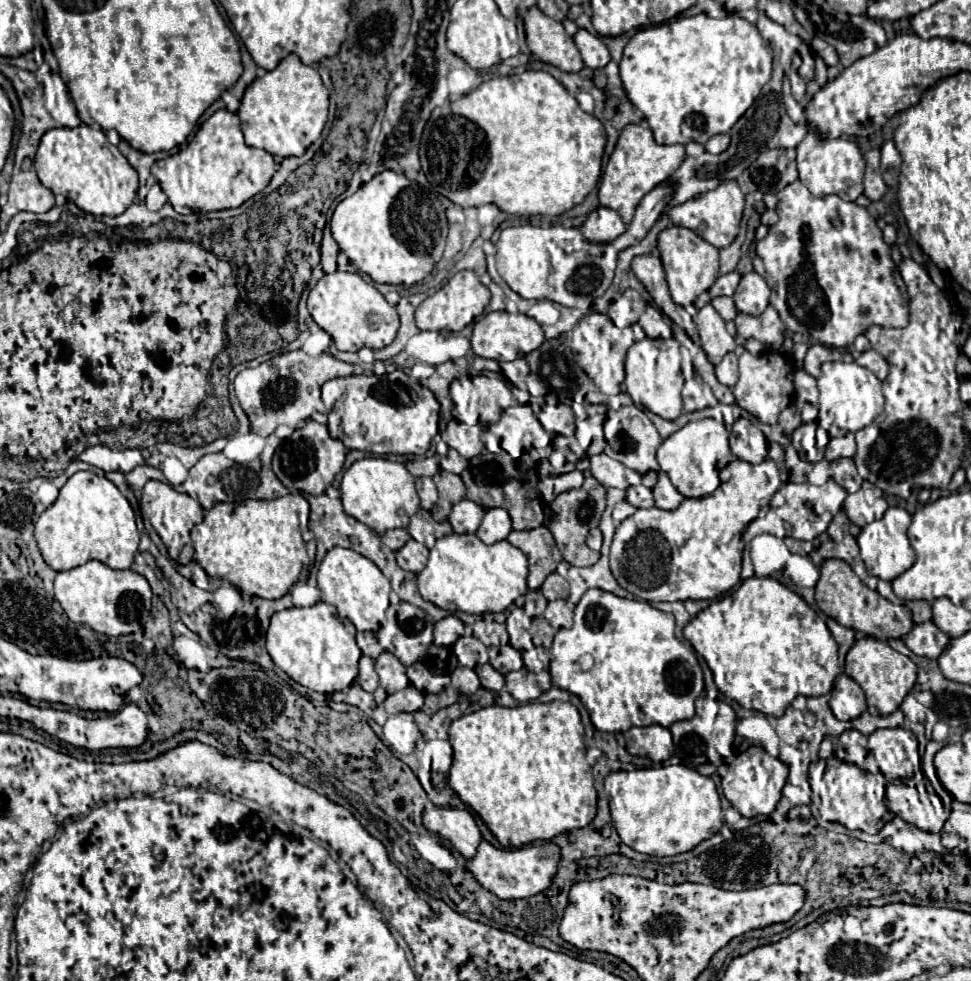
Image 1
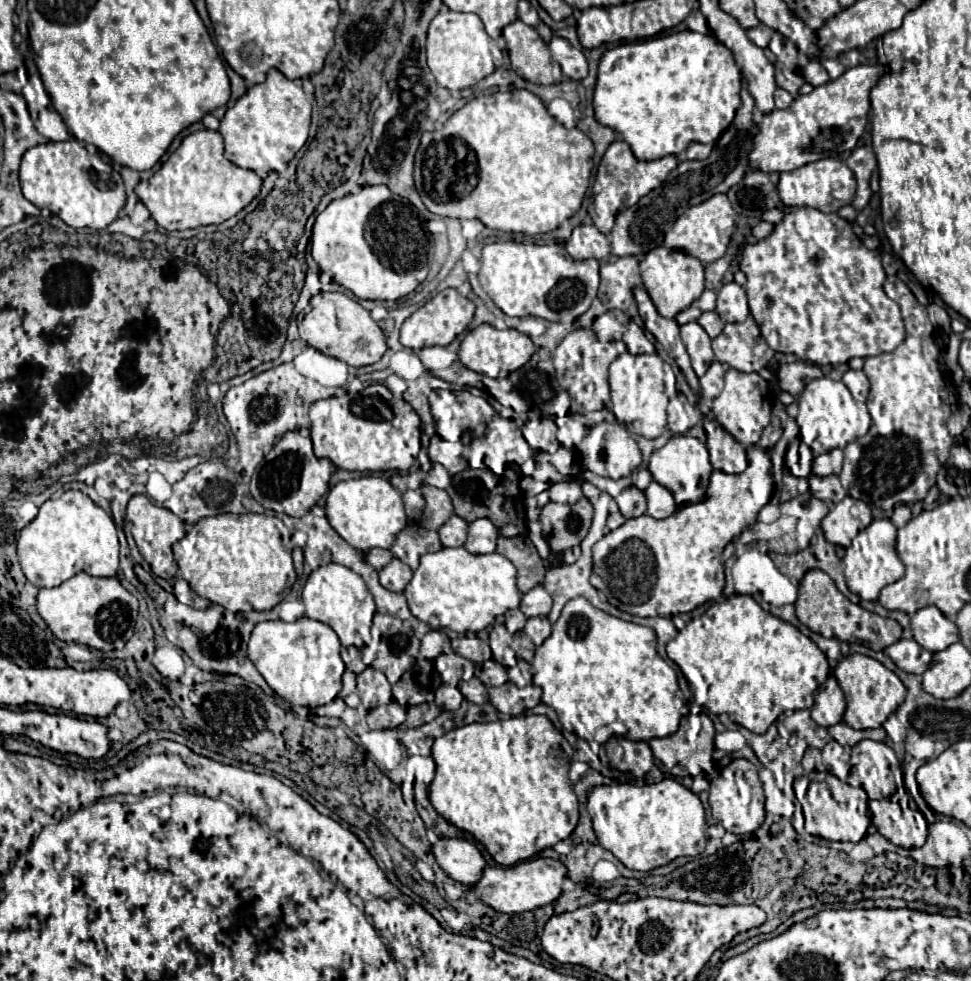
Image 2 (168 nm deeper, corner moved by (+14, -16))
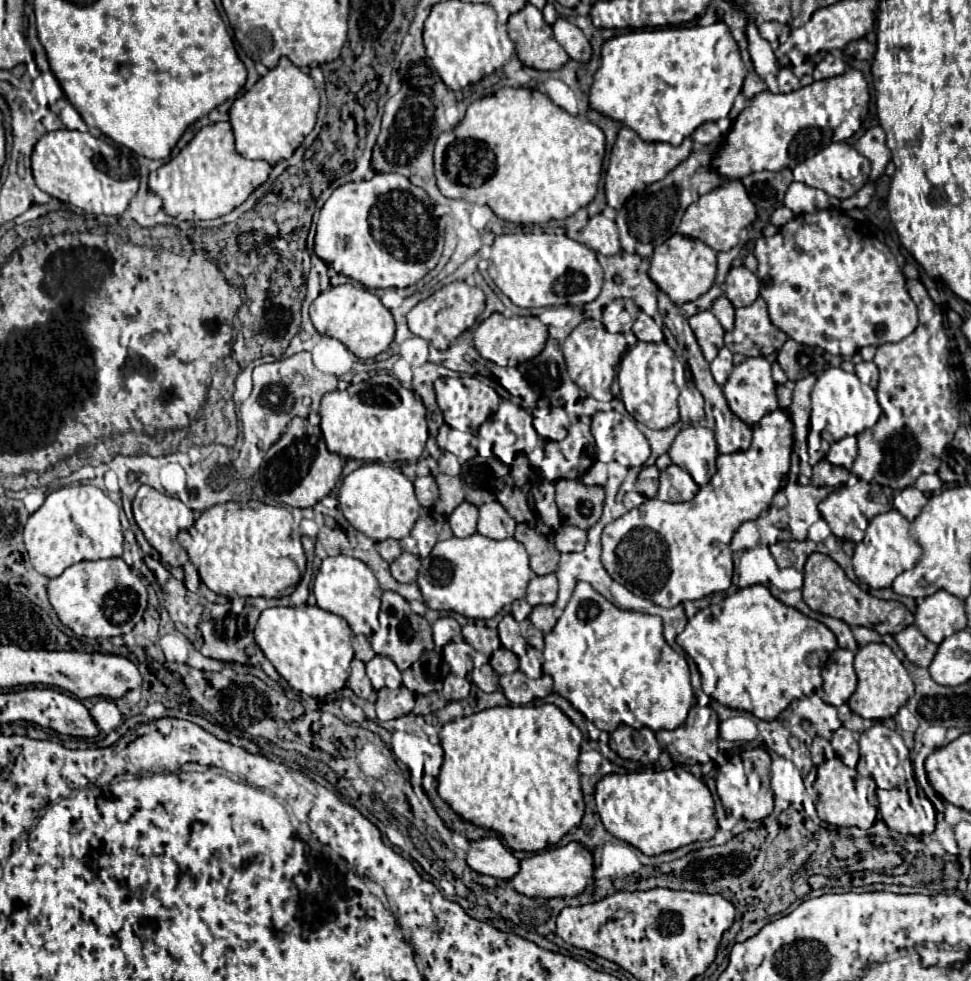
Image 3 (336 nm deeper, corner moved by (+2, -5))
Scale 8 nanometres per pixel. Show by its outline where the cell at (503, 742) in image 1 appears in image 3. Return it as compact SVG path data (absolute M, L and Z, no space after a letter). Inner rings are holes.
M555 705L533 707L491 707L469 717L445 723L441 733L445 761L437 777L437 791L449 807L465 821L497 831L513 851L537 853L561 841L565 833L579 825L585 805L577 771L581 731Z

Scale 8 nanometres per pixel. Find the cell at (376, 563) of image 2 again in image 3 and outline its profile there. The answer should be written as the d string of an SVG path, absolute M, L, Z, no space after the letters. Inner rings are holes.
M385 539L385 541L379 541L379 543L377 543L377 551L379 551L379 555L381 555L387 563L393 563L393 561L401 555L399 541L395 541L395 539Z

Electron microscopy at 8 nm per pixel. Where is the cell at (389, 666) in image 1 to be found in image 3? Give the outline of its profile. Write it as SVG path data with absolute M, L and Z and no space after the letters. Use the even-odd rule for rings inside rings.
M375 655L371 661L365 663L365 671L375 691L379 691L381 687L397 689L401 685L401 671L395 667L395 663L389 657Z

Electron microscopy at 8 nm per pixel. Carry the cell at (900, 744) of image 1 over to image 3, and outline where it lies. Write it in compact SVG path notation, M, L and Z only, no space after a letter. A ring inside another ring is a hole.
M875 723L873 727L869 727L867 731L863 731L859 737L859 751L860 759L856 766L857 771L858 767L866 767L867 771L871 773L871 777L875 779L877 788L879 789L899 789L905 784L911 784L914 780L914 771L912 762L910 760L909 754L910 750L906 747L903 738L897 731L881 725L881 723Z

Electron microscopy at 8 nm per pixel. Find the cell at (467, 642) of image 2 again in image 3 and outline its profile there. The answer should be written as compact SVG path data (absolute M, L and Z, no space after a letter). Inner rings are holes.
M469 623L469 625L465 625L463 627L463 637L473 649L485 653L487 657L501 647L497 629L489 629L483 623Z

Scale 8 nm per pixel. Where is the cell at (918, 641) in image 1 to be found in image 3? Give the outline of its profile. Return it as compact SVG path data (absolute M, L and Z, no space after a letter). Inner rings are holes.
M909 625L903 631L899 631L895 635L895 641L897 641L899 649L905 653L905 657L919 667L929 667L935 651L937 651L937 645L931 643L915 625Z

